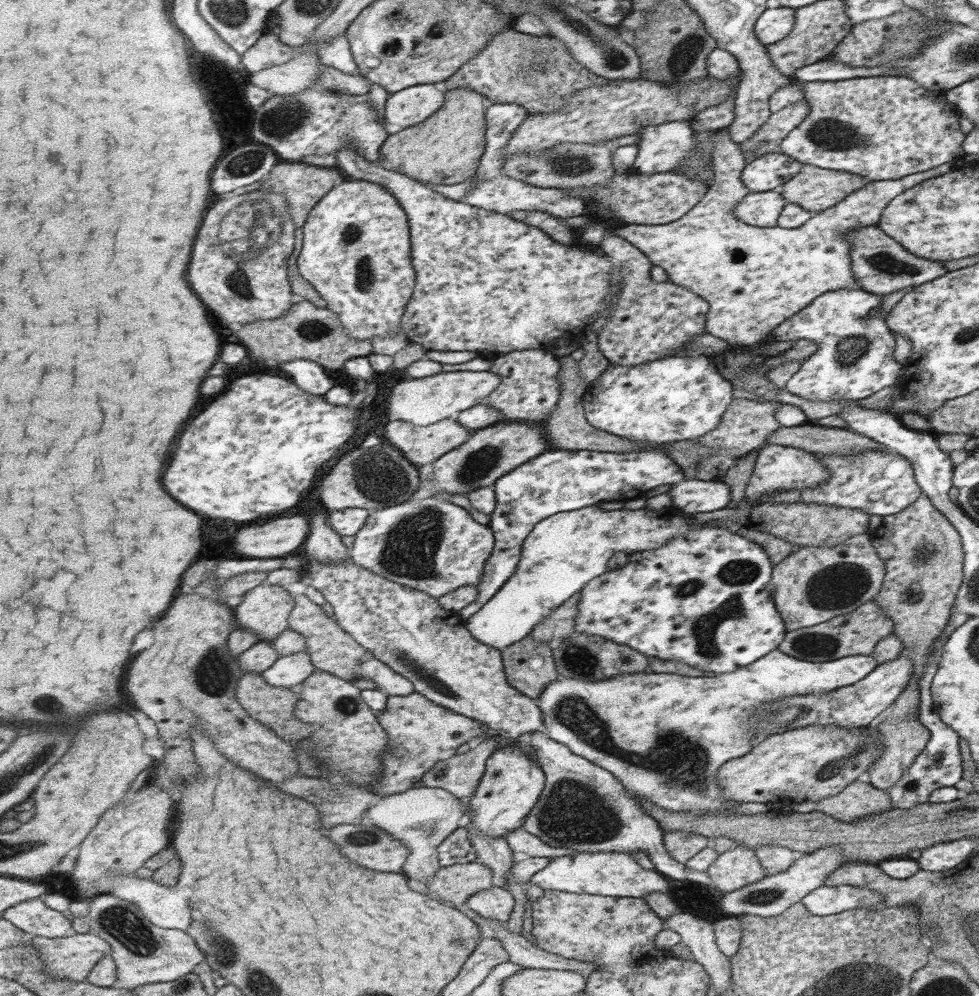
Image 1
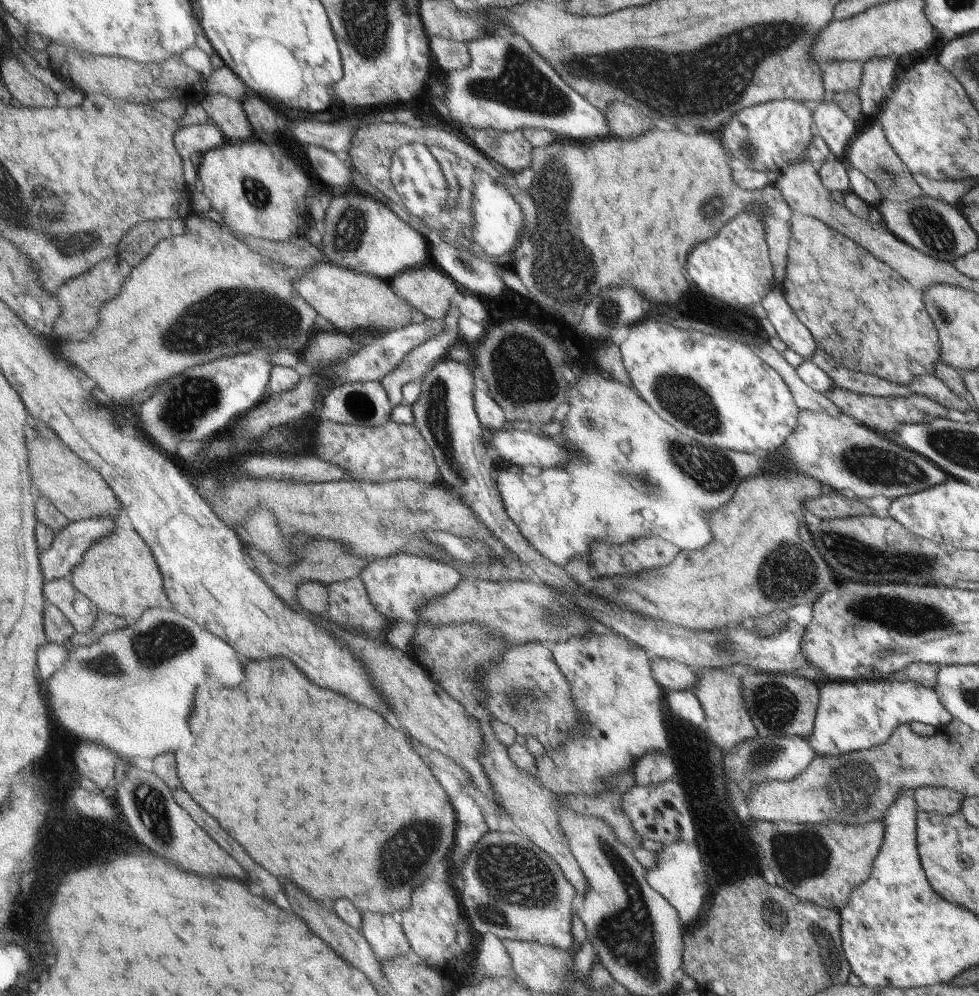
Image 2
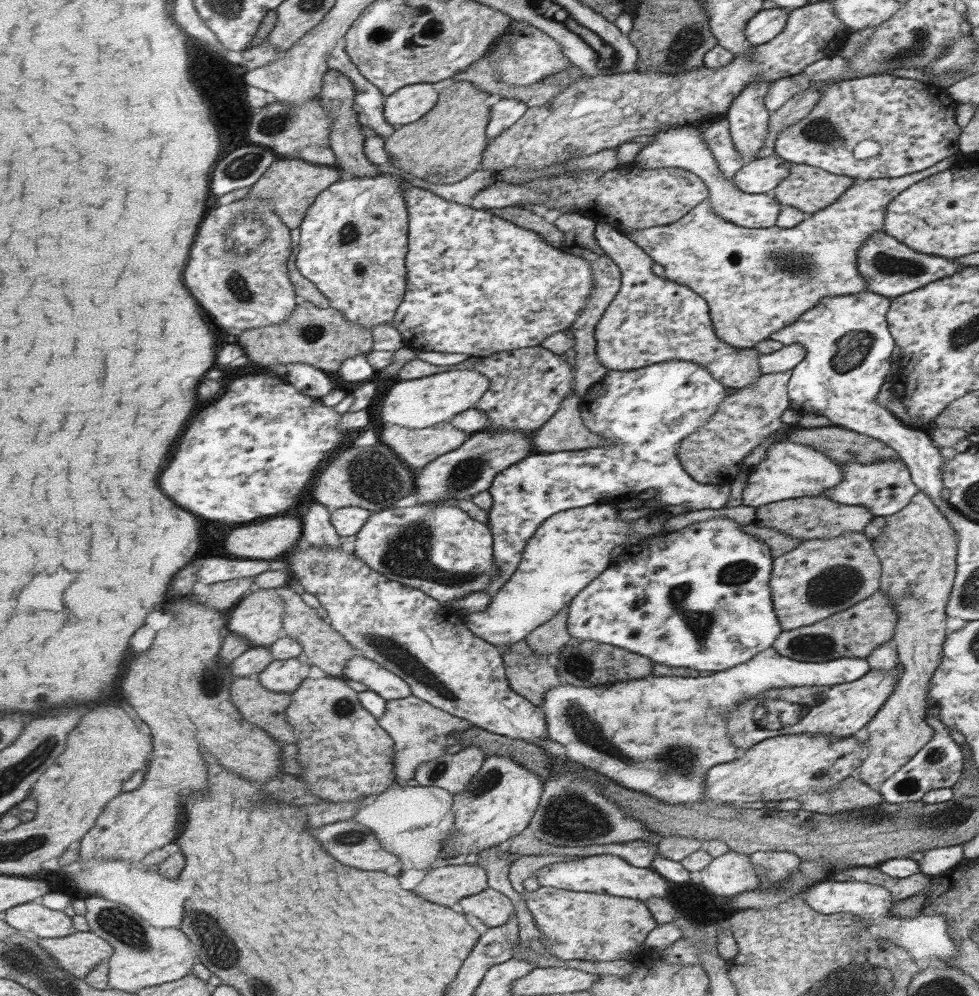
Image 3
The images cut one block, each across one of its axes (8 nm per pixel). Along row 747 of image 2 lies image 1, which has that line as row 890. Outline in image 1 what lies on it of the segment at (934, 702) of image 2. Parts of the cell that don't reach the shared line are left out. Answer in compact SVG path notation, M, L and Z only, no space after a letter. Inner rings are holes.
M823 884L809 891L800 901L811 914L823 916L851 909L870 910L873 906L879 906L883 897L869 887Z

